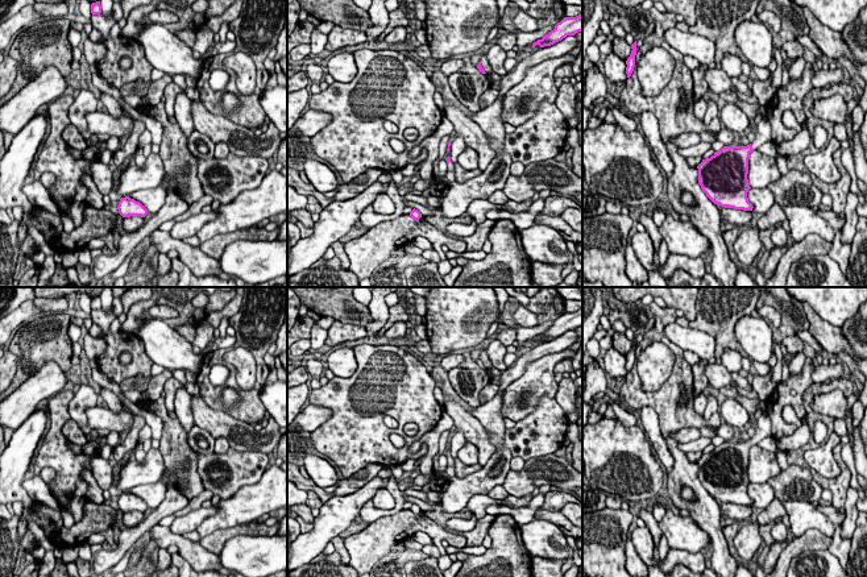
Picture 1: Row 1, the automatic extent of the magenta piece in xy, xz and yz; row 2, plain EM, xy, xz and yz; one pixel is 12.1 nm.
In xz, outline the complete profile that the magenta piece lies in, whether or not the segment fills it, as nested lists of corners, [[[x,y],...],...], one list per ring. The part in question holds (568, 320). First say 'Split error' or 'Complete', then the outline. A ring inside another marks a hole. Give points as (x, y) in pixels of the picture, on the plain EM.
Complete. [[[582,308],[576,312],[564,312],[555,320],[553,325],[545,329],[542,335],[534,337],[532,343],[535,344],[536,340],[540,343],[551,341],[567,331],[574,331],[578,327],[582,327]]]

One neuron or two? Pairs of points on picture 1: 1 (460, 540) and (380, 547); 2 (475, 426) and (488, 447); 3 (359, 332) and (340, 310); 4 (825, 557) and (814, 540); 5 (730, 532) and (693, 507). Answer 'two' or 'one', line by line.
1: one
2: one
3: two
4: two
5: two

